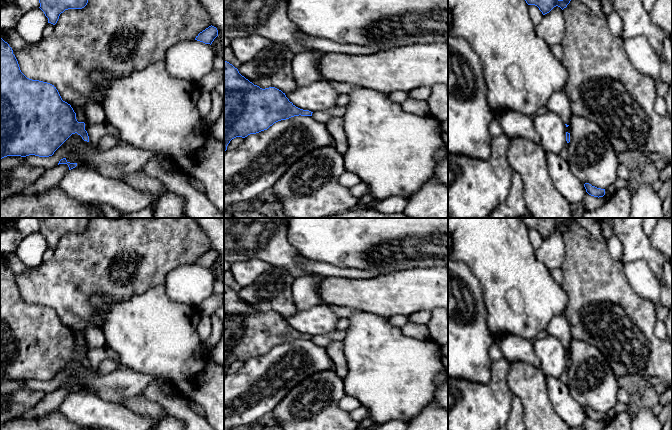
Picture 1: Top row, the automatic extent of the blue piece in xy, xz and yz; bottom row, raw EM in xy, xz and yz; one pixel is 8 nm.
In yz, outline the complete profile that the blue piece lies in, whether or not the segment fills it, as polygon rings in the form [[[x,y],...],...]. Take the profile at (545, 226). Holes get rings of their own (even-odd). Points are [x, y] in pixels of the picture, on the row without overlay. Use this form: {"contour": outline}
{"contour": [[[520,218],[528,229],[535,229],[543,239],[549,237],[558,230],[562,234],[567,231],[571,224],[575,223],[574,218],[569,218],[563,224],[558,224],[554,218]]]}

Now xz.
{"contour": [[[224,285],[224,376],[236,361],[245,362],[267,354],[274,347],[294,340],[312,340],[311,335],[296,331],[285,317],[275,311],[262,313],[254,309],[238,293]]]}

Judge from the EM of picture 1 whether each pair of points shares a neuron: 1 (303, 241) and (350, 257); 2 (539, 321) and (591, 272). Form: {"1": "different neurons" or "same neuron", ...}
{"1": "same neuron", "2": "different neurons"}

